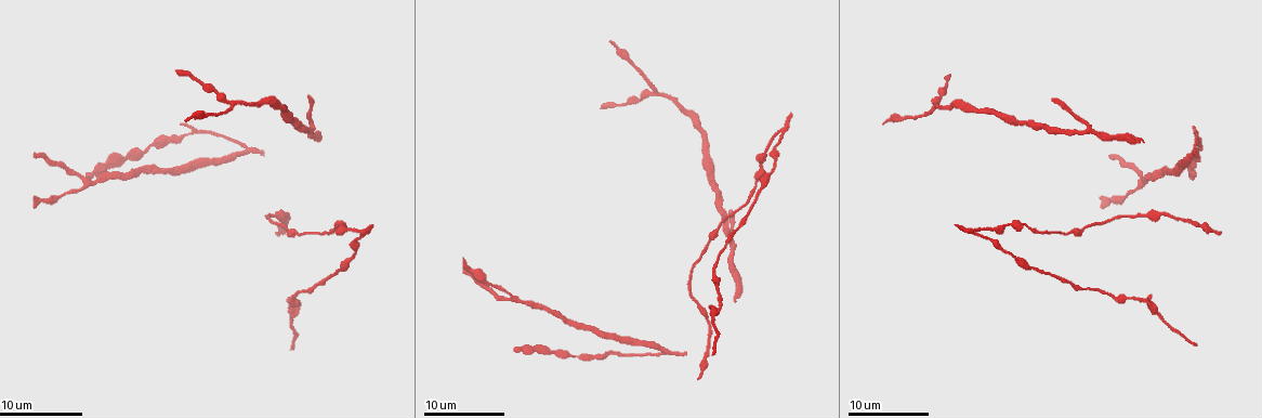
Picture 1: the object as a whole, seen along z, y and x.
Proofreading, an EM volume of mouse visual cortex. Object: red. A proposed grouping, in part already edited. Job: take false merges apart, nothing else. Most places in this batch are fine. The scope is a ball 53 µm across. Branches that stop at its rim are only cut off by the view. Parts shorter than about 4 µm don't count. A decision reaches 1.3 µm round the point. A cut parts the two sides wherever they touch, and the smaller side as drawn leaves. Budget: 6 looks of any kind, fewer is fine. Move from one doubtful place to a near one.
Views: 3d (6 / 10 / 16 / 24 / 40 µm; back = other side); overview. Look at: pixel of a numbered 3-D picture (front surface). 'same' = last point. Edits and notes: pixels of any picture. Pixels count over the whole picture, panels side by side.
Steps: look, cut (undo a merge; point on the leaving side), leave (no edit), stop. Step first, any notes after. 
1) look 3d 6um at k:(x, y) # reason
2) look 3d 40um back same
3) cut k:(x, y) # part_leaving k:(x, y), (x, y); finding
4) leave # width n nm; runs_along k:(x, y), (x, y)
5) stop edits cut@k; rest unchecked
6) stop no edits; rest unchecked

look 3d 10um at 1:(292, 318) # thick turns thin

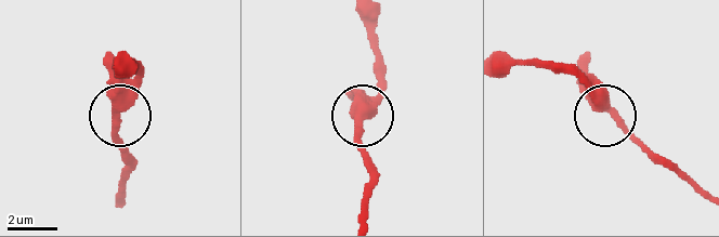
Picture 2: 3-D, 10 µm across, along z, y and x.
look 3d 10um back at 2:(612, 113)

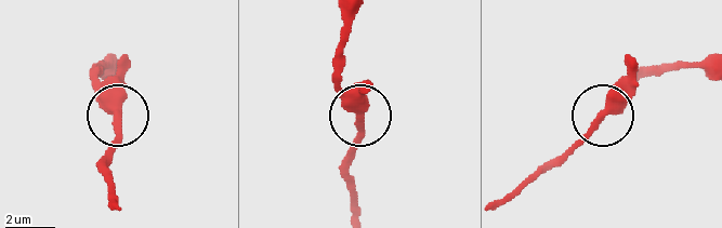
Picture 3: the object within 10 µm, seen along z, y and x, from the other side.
leave # width 410 nm; runs_along 3:(352, 16), (340, 61), (340, 91), (358, 122), (352, 163); all the same neuron

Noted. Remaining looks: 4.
look 3d 10um at 1:(1016, 260) # sudden change in width

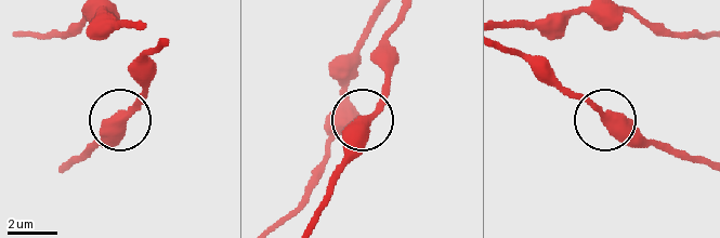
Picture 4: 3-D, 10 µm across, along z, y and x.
leave # width 420 nm; runs_along 4:(398, 21), (390, 39), (388, 95), (330, 180); all the same neuron

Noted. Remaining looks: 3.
look 3d 10um at 1:(698, 304)

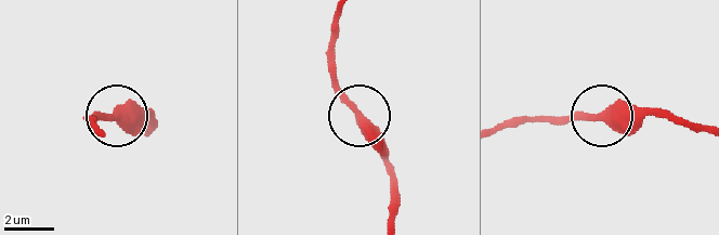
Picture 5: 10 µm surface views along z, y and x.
leave # runs_along 5:(612, 121), (609, 116), (650, 116); continuous, no second neuron

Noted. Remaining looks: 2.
stop no edits; rest unchecked

